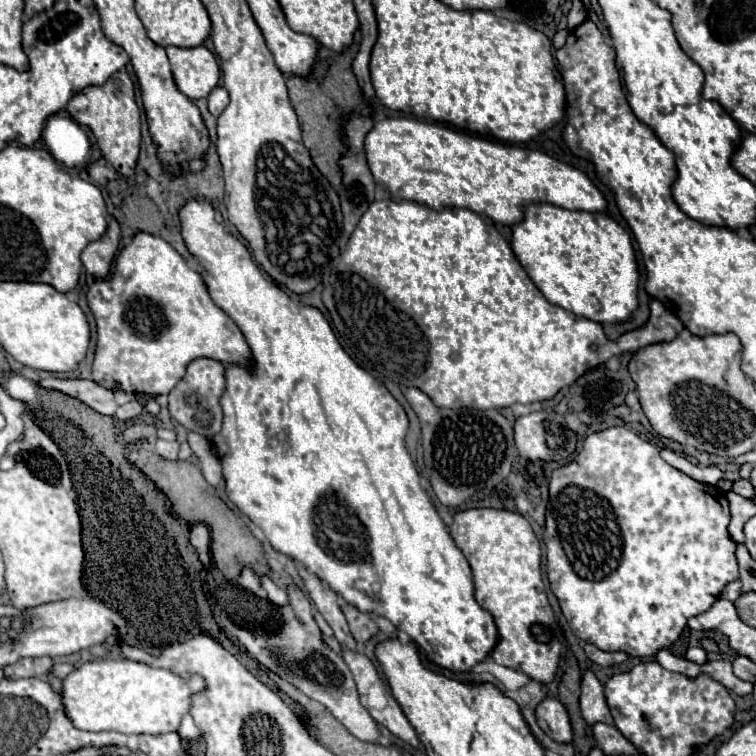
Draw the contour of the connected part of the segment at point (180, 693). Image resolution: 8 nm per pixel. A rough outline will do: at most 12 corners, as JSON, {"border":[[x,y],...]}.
{"border":[[118,658],[64,680],[80,730],[178,732],[198,674]]}

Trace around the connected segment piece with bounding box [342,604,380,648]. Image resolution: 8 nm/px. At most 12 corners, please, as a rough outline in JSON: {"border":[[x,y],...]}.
{"border":[[342,604],[350,632],[362,648],[380,628],[352,604]]}

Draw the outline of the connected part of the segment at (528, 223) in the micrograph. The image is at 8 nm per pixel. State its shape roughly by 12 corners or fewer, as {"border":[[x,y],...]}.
{"border":[[530,204],[512,250],[548,302],[598,324],[638,308],[630,234]]}

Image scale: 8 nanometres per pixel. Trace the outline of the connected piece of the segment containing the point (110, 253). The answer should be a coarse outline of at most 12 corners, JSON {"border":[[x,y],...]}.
{"border":[[120,226],[88,244],[82,264],[94,278],[110,276],[120,246]]}

